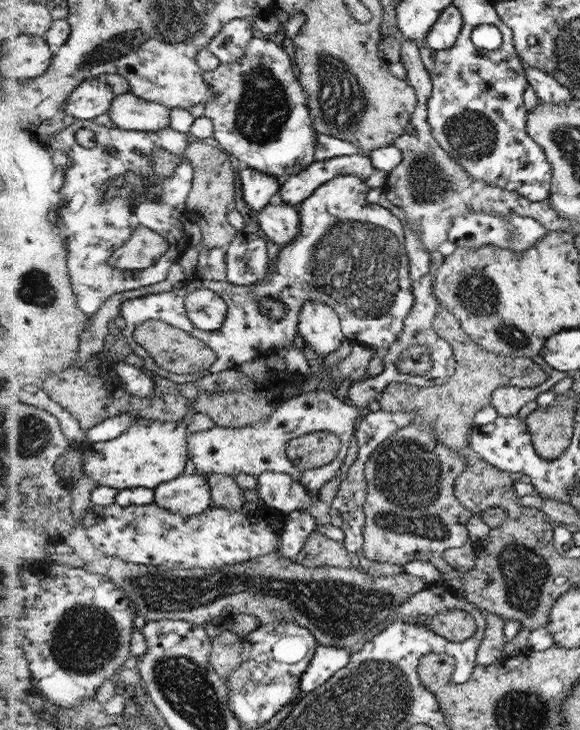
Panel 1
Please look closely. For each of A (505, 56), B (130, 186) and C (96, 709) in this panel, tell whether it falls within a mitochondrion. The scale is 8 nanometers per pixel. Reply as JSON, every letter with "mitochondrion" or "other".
{"A":"other","B":"mitochondrion","C":"other"}

